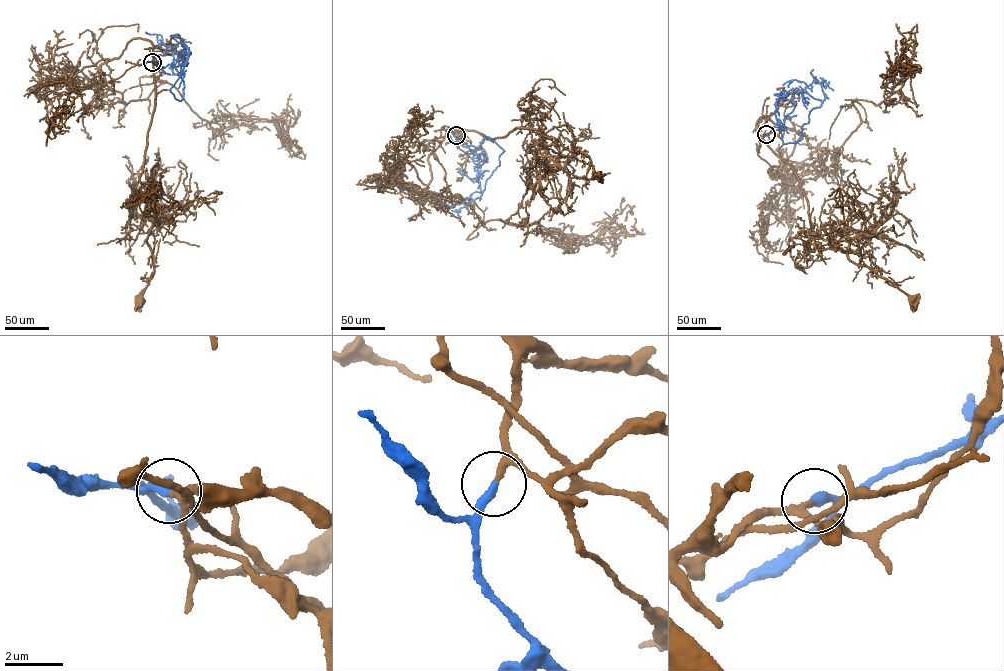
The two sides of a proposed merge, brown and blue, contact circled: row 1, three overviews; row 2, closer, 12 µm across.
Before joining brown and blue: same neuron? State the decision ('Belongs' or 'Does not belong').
Belongs

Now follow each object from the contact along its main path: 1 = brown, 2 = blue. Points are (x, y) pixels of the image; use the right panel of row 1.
1: (766, 134), (762, 139), (798, 179), (813, 232), (834, 242), (850, 260), (893, 283), (912, 301)
2: (766, 134), (795, 106), (782, 91), (775, 114), (783, 143), (802, 138), (825, 96), (815, 77), (805, 87)

